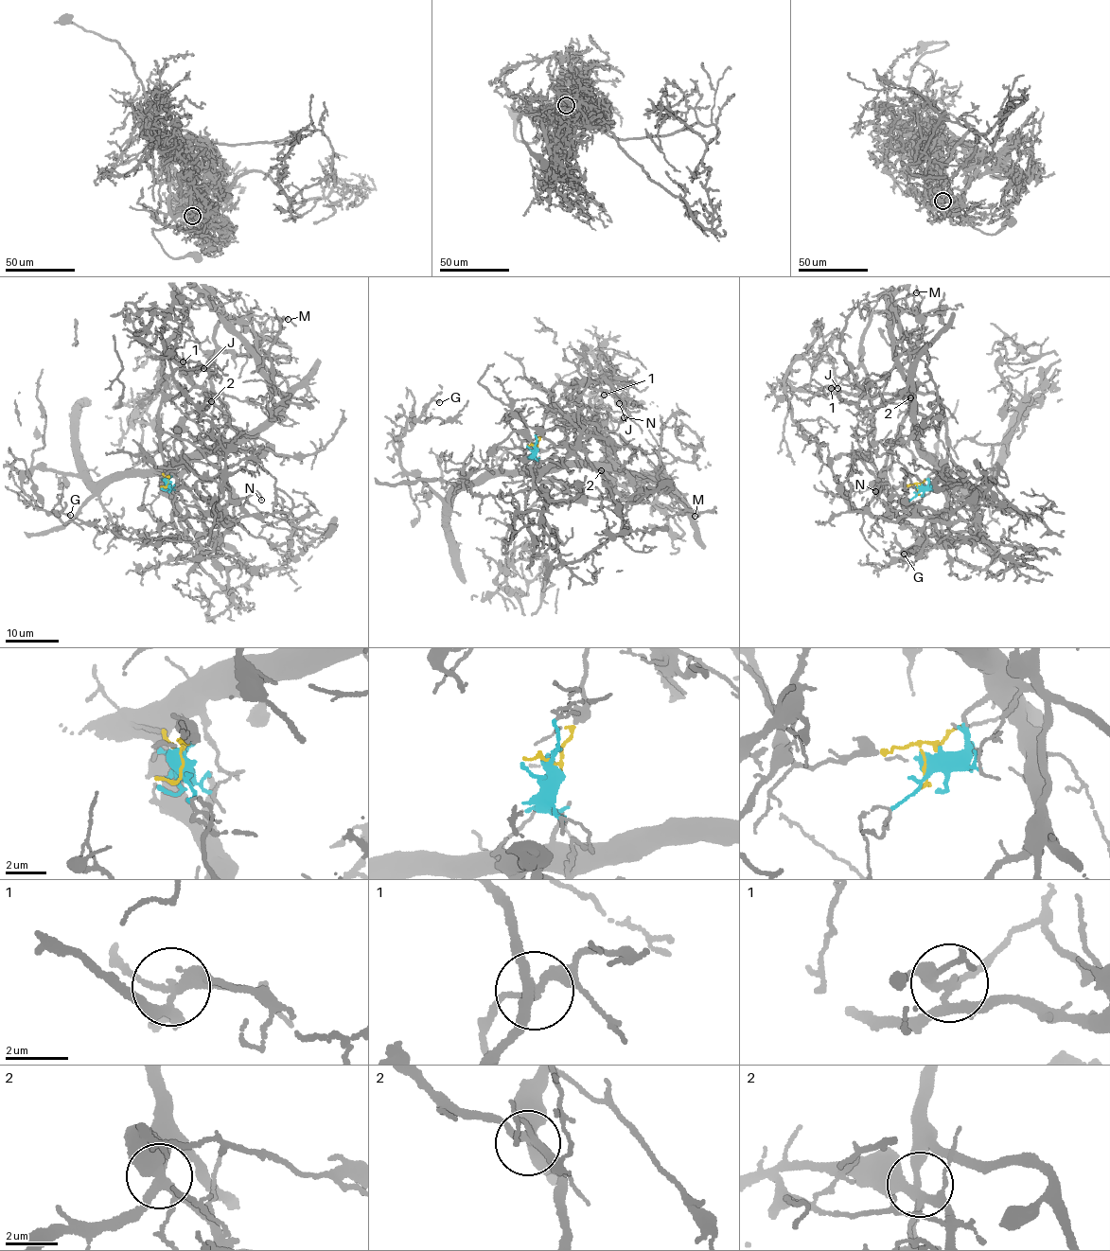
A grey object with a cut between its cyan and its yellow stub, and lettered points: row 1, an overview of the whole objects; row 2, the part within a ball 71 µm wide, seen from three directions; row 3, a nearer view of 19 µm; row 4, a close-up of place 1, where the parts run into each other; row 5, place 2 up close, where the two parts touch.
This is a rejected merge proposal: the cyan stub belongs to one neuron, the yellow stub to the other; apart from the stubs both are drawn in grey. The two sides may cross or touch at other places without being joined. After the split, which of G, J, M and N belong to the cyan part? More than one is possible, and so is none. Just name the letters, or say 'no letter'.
G

